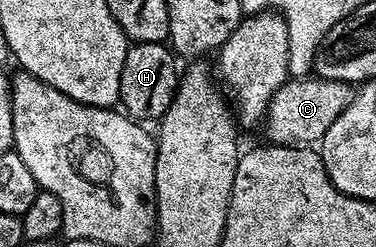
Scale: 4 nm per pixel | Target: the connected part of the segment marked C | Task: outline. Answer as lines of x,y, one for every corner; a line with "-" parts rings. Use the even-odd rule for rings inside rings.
290,78
271,98
263,129
277,146
313,146
331,130
331,122
353,101
354,85
320,78

